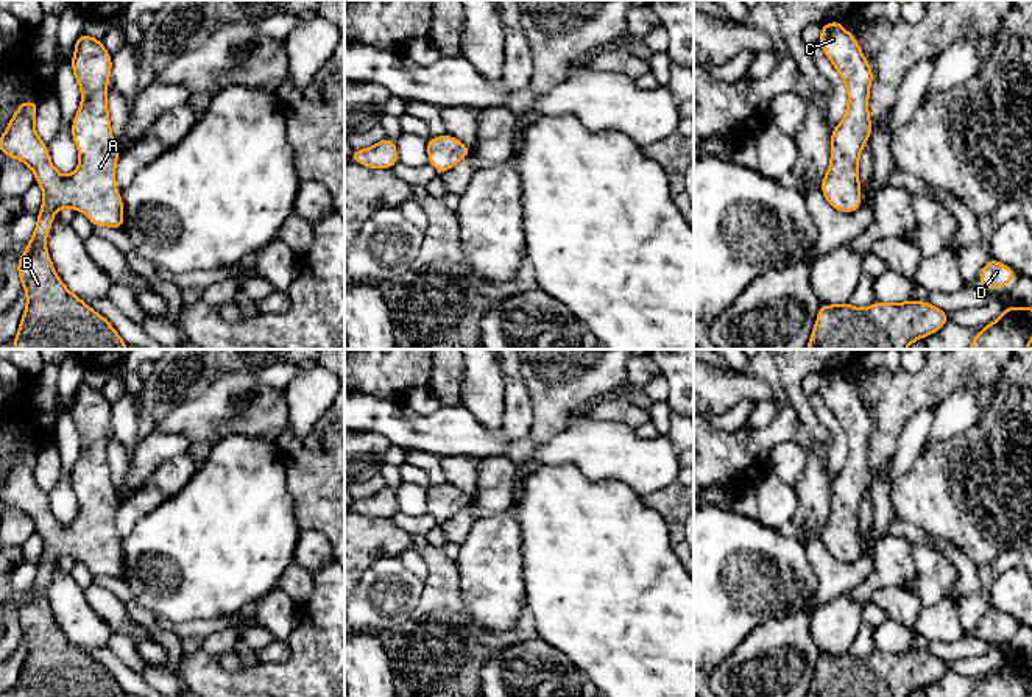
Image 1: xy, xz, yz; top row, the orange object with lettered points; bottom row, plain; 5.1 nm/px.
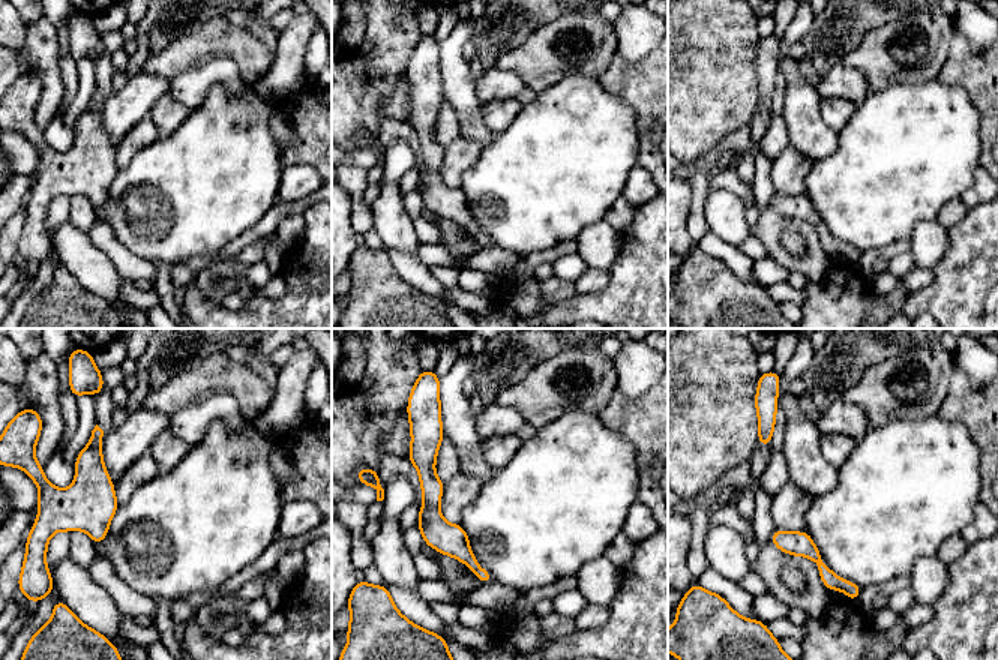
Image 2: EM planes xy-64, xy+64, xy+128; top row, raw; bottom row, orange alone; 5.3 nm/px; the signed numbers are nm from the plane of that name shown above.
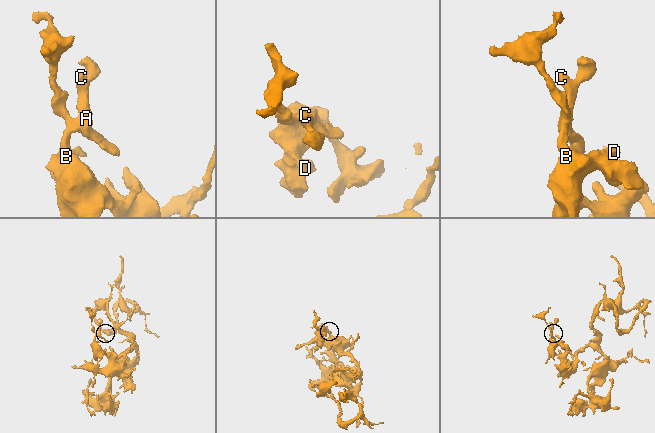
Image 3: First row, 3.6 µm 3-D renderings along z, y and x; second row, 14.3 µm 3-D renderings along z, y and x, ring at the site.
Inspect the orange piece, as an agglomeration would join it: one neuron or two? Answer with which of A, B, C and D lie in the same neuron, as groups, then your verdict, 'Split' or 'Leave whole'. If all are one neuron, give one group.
Groups: A B C D. Leave whole

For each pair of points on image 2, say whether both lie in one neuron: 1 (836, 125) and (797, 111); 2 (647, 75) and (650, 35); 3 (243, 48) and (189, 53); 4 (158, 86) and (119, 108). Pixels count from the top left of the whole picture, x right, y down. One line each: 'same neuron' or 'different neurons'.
1: different neurons
2: different neurons
3: same neuron
4: same neuron

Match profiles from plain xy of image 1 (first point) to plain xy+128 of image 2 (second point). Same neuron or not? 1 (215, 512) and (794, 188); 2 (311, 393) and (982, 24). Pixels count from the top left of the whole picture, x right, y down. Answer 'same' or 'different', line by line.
1: different
2: same

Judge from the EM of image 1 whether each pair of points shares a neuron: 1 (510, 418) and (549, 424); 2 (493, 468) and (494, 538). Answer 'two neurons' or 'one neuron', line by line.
1: two neurons
2: two neurons

